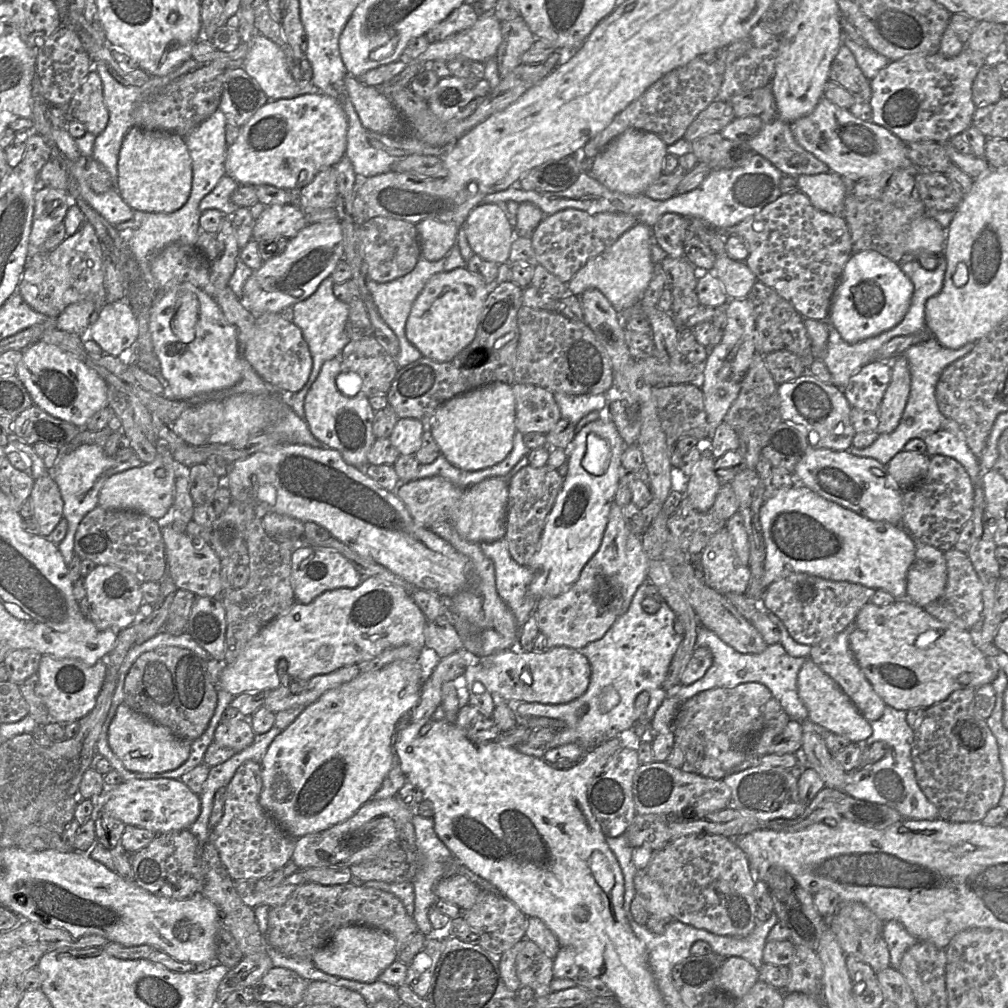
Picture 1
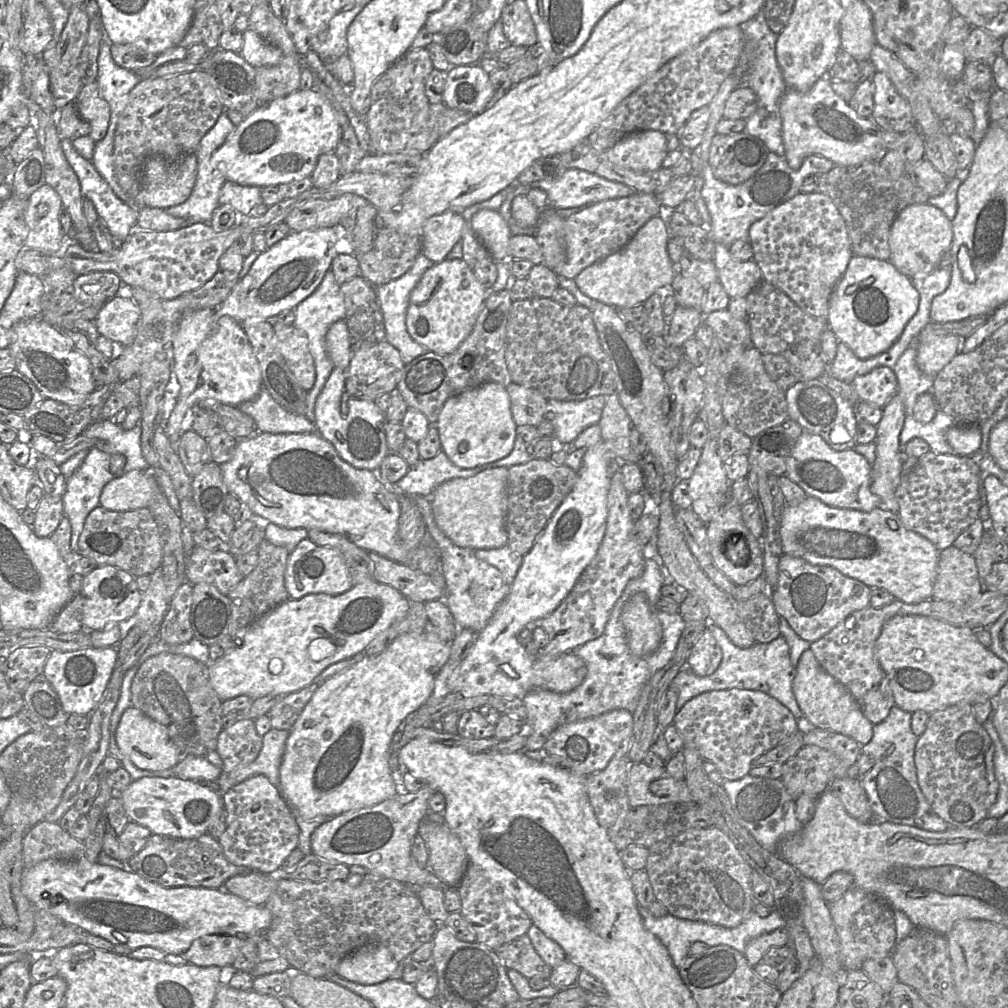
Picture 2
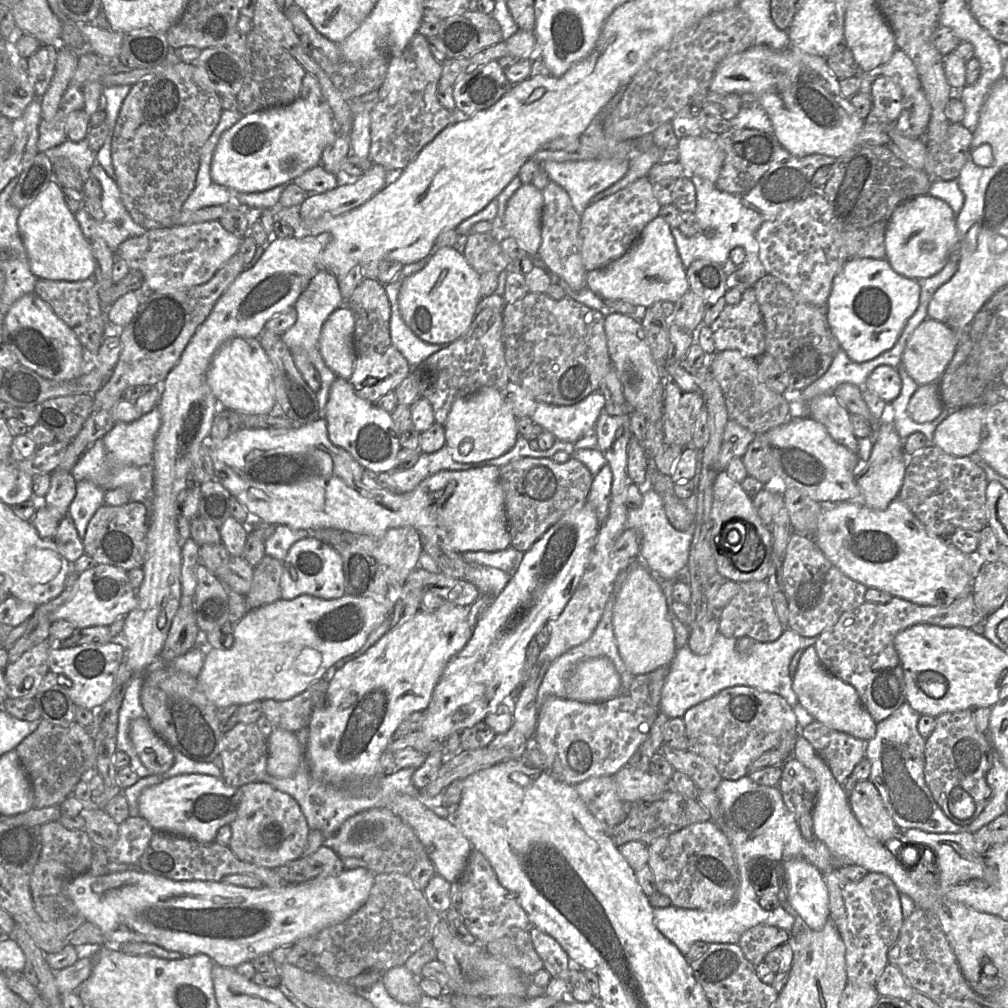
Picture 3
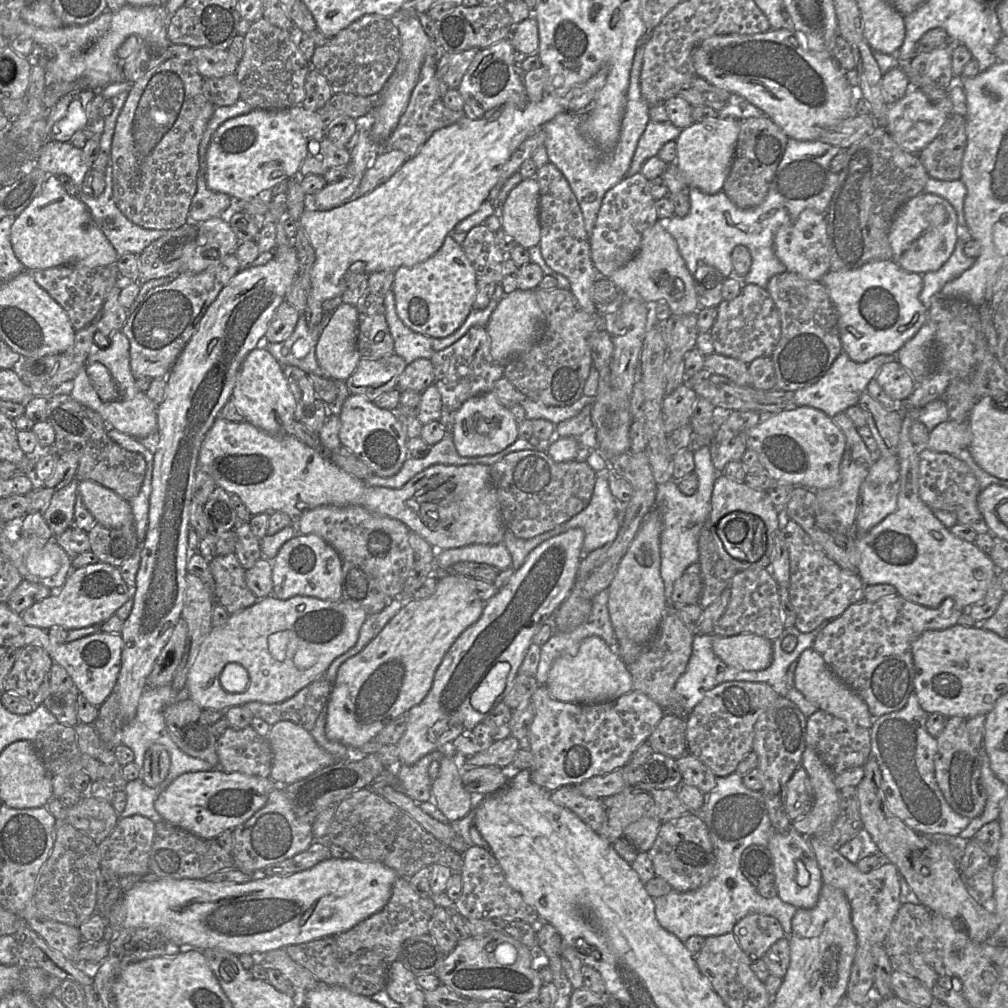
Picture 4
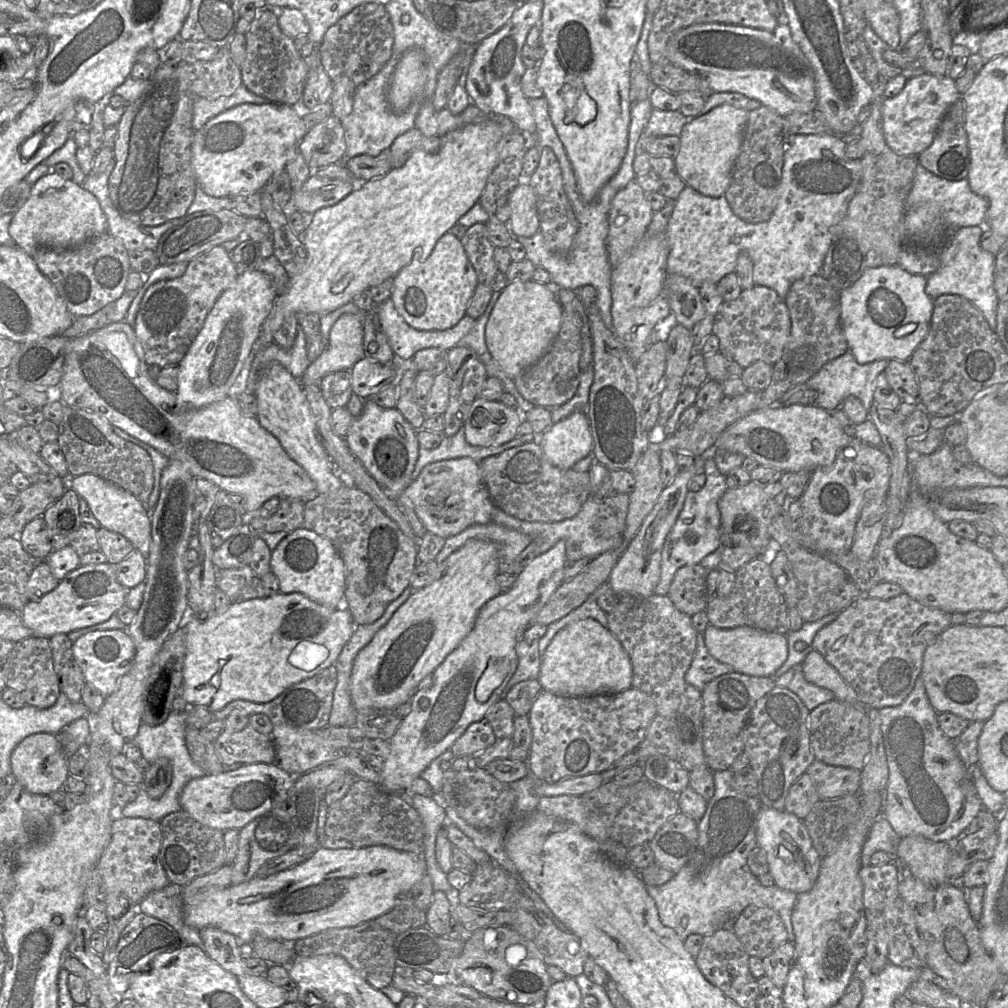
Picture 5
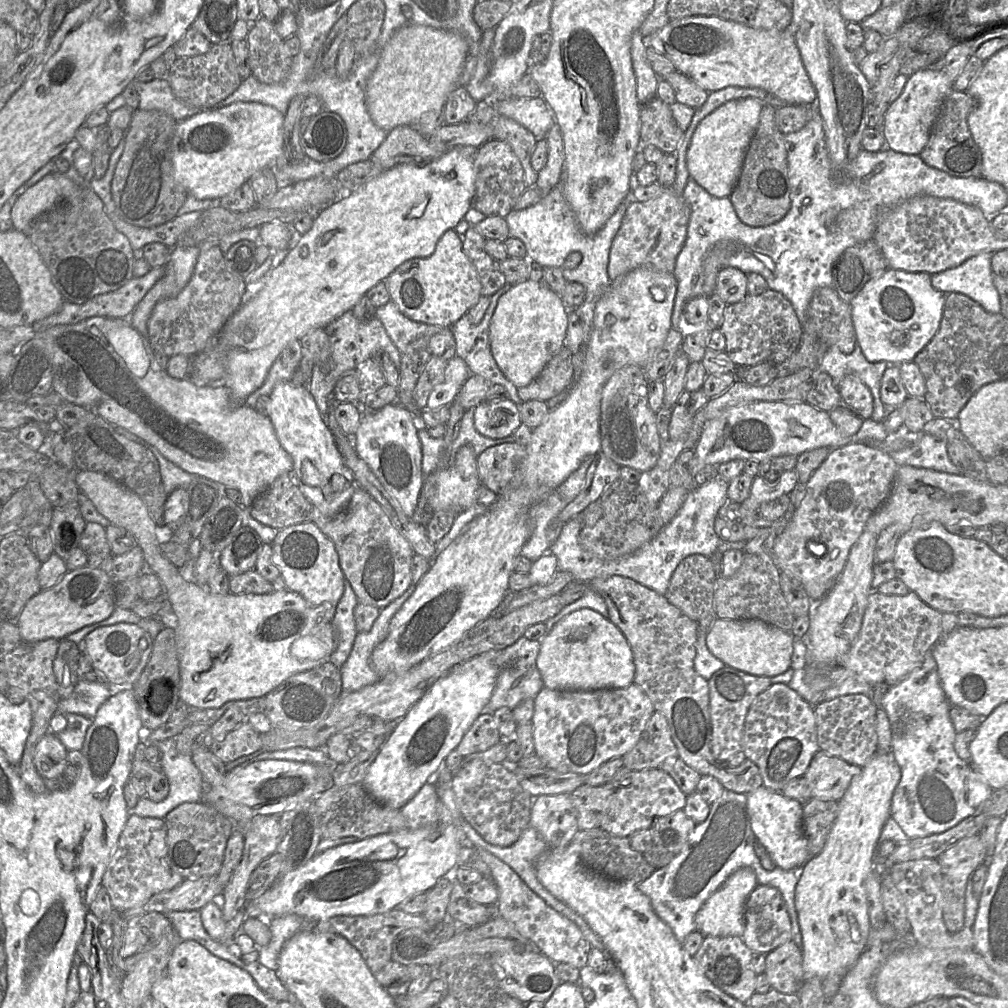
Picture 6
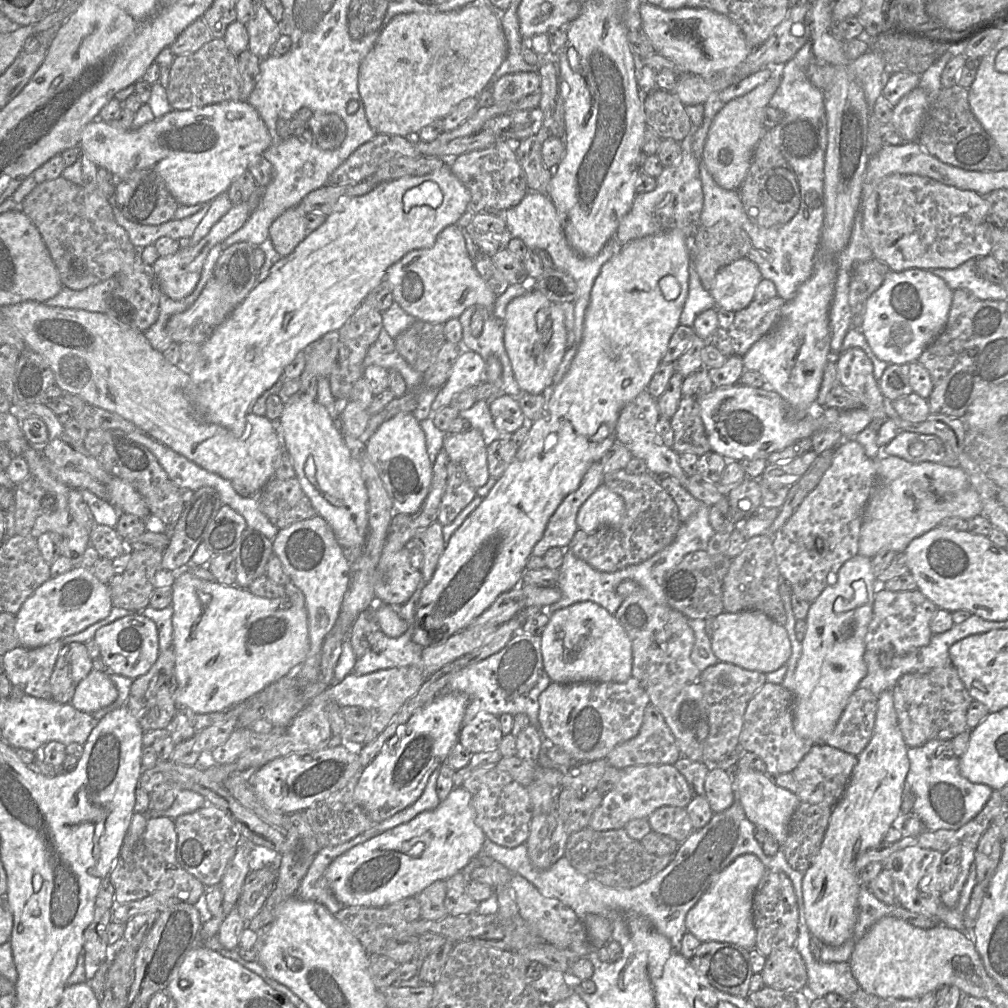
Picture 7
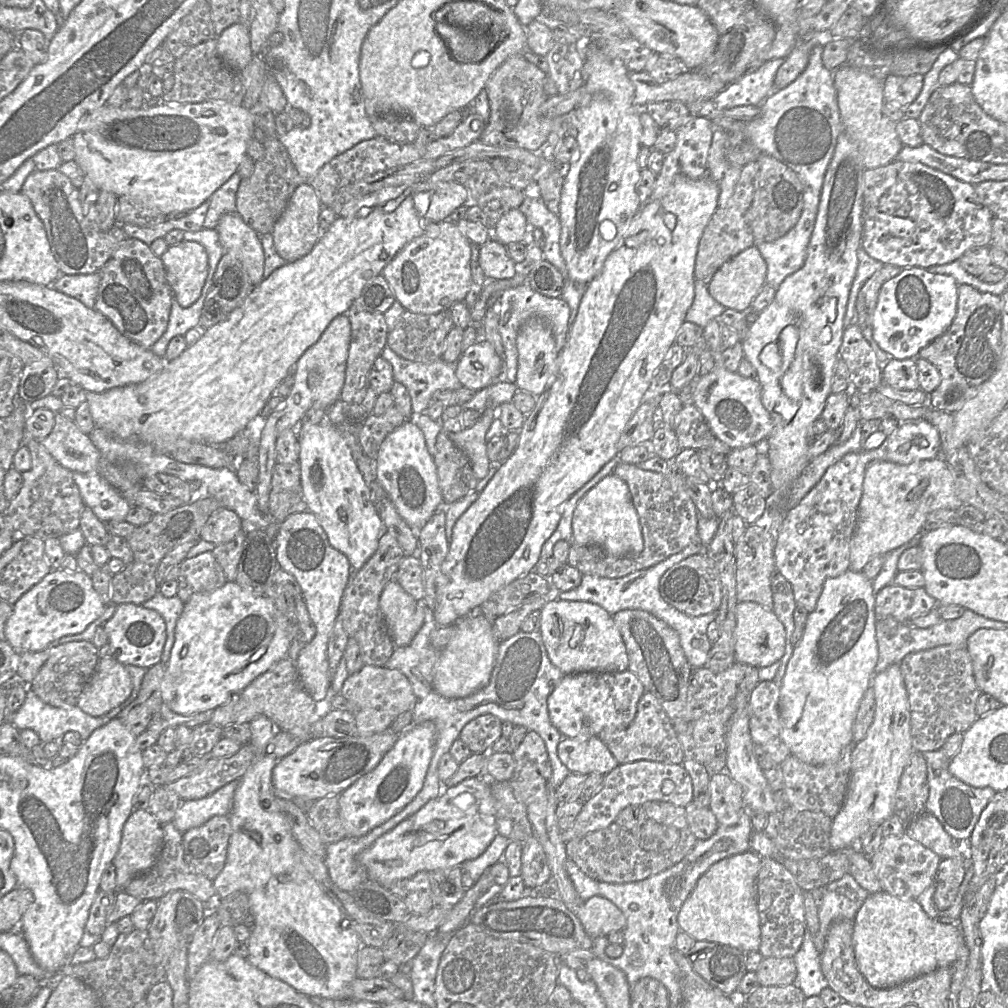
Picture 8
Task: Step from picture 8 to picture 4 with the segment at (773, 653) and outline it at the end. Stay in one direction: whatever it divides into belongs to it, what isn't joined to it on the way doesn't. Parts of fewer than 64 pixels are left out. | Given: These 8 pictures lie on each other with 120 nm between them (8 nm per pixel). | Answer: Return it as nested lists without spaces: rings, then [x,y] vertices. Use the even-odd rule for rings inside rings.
[[[753,633],[723,637],[711,634],[714,653],[727,665],[745,671],[766,669],[772,662],[772,641]]]

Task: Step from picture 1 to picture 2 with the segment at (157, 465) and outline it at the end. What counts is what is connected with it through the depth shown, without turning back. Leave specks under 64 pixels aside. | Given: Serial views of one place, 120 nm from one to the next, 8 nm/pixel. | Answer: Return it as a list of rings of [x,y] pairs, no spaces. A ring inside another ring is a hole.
[[[148,468],[132,470],[104,486],[99,506],[117,512],[147,508],[157,490],[158,484]]]

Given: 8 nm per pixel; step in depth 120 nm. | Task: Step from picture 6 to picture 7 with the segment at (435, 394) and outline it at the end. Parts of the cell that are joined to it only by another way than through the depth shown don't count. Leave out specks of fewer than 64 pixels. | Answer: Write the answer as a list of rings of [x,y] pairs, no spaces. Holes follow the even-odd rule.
[[[463,349],[455,361],[447,382],[438,390],[432,413],[449,406],[453,397],[463,390],[475,388],[484,381],[486,361],[477,352]]]

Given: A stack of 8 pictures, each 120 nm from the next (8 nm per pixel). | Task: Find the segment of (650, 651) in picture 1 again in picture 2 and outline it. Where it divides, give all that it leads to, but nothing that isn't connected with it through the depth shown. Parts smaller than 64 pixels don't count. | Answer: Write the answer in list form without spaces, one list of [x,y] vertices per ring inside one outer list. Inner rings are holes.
[[[648,551],[648,555],[641,575],[627,583],[621,596],[614,604],[603,633],[598,638],[570,651],[583,659],[586,664],[587,674],[584,681],[568,693],[561,694],[545,689],[535,689],[523,698],[528,715],[525,725],[527,742],[524,750],[542,750],[551,733],[563,724],[597,717],[616,709],[625,709],[633,713],[638,706],[644,686],[653,674],[665,667],[673,657],[682,631],[686,626],[679,613],[655,611],[662,626],[662,641],[655,652],[644,657],[638,657],[631,653],[626,630],[621,619],[624,605],[633,595],[639,592],[644,593],[650,607],[654,609],[662,597],[661,587],[664,584],[673,583],[666,574],[656,551]]]

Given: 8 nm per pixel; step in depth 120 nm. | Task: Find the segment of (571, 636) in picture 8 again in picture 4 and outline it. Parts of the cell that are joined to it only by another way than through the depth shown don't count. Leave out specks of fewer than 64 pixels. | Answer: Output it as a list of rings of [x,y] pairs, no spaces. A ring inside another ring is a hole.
[[[597,636],[583,639],[576,653],[557,658],[549,670],[545,686],[555,699],[577,704],[610,701],[633,690],[627,665],[617,651],[612,650]]]

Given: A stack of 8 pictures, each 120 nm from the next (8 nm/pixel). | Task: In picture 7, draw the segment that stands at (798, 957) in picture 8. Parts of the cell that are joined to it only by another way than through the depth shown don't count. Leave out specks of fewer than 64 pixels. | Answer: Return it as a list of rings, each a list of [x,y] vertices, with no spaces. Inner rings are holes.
[[[804,906],[798,907],[798,935],[794,948],[801,955],[807,972],[805,991],[812,999],[825,998],[828,993],[838,994],[846,1005],[860,988],[848,962],[824,963],[817,961],[810,950],[811,934],[808,930]]]

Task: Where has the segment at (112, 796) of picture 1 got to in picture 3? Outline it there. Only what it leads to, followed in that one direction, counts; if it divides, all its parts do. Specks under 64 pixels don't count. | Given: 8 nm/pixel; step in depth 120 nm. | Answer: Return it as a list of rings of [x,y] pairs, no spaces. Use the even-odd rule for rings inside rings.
[[[180,774],[144,789],[138,798],[140,817],[145,819],[155,831],[188,837],[200,842],[215,841],[219,828],[231,824],[237,815],[239,790],[224,782],[222,778],[205,774]]]

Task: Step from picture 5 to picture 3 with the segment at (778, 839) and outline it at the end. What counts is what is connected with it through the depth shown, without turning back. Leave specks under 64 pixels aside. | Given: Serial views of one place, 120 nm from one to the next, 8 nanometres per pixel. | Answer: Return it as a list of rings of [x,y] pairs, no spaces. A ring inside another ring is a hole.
[[[794,858],[783,864],[791,907],[814,931],[821,930],[829,919],[828,890],[823,874],[804,858]]]

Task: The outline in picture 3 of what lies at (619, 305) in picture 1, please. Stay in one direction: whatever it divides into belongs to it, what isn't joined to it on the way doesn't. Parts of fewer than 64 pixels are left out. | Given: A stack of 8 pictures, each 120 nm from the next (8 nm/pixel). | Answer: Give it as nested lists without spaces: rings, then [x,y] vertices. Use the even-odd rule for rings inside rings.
[[[660,214],[644,227],[622,257],[603,268],[587,272],[586,285],[602,299],[627,301],[638,309],[662,301],[676,303],[689,291],[686,268],[678,254],[671,228]]]

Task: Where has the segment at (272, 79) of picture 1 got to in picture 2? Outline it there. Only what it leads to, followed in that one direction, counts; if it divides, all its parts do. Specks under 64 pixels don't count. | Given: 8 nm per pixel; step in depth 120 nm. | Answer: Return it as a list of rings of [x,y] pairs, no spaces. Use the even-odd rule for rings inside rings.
[[[252,29],[243,32],[243,48],[240,54],[254,68],[274,66],[283,57],[279,48],[266,42]]]

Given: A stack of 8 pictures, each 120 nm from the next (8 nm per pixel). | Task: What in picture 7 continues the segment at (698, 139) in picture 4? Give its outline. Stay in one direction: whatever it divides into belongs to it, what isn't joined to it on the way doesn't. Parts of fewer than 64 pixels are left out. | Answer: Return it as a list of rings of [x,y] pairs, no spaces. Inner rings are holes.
[[[780,70],[746,95],[728,102],[714,117],[702,152],[702,161],[709,174],[721,188],[738,190],[751,165],[756,146],[762,137],[764,110],[781,81]]]

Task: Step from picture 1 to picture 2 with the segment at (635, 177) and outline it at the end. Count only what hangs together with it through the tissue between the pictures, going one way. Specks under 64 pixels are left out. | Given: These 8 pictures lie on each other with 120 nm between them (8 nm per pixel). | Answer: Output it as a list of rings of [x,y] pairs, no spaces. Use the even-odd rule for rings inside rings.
[[[658,130],[628,134],[607,151],[608,159],[620,166],[639,171],[654,171],[662,167],[666,157],[667,137]]]

